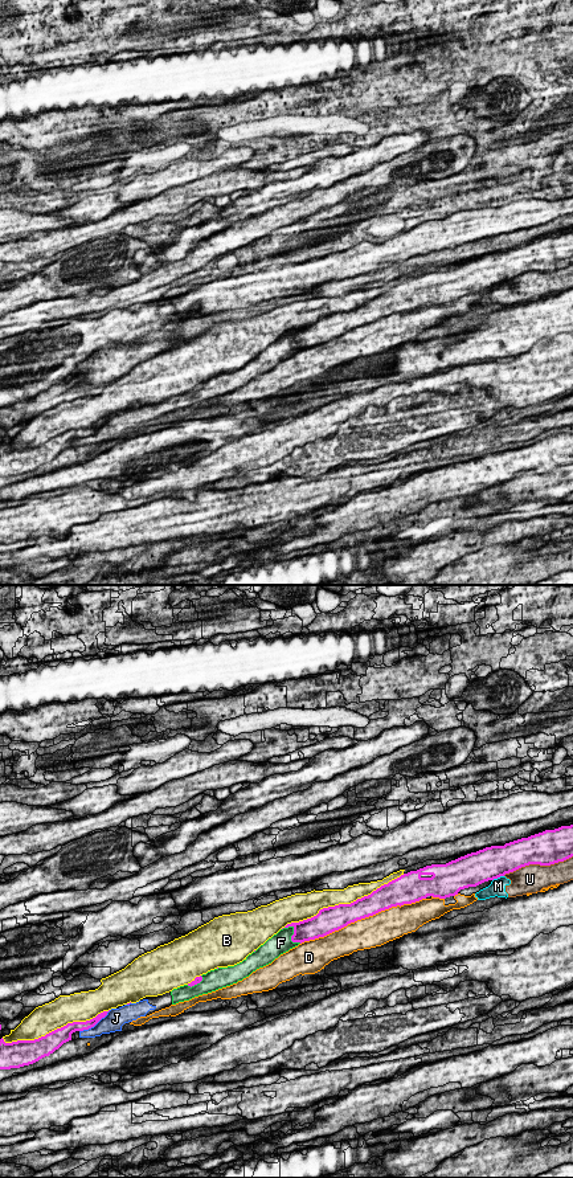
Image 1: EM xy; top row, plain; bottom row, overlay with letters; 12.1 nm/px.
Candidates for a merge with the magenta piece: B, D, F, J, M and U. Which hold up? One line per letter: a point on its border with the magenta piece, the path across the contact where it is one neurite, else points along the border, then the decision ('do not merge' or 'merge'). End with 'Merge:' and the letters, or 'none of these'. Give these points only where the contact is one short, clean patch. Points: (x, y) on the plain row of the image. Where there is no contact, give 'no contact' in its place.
B: meets magenta in xy at (342, 311); do not merge
D: meets magenta in xy at (363, 324); do not merge
F: meets magenta in xy at (294, 340); do not merge
J: meets magenta in xy at (94, 432); do not merge
M: meets magenta in xy at (498, 283); do not merge
U: meets magenta in xy at (537, 270); do not merge
Merge: none of these

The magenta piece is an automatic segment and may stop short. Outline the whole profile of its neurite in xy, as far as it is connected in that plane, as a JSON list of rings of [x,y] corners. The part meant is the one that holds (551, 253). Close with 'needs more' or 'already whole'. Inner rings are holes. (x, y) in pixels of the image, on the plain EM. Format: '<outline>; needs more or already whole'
[[[573,232],[561,233],[554,237],[521,245],[504,253],[491,253],[476,259],[467,261],[446,271],[431,271],[417,278],[410,278],[400,285],[381,293],[371,302],[357,306],[351,311],[339,311],[323,315],[311,326],[287,331],[285,335],[292,334],[292,349],[304,349],[324,344],[335,338],[347,334],[357,327],[373,323],[392,314],[412,311],[426,306],[427,303],[446,306],[458,302],[461,296],[476,294],[484,289],[498,286],[506,281],[513,279],[529,271],[551,273],[564,269],[573,263]]]; already whole

